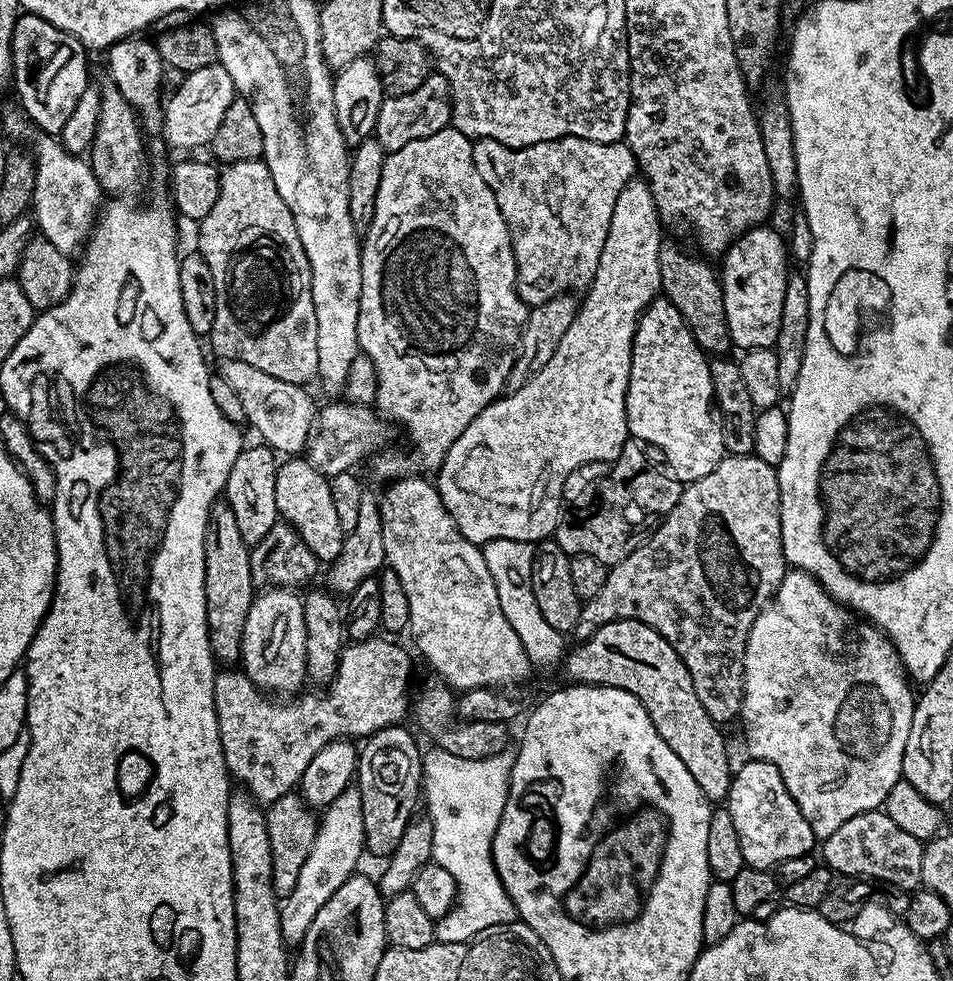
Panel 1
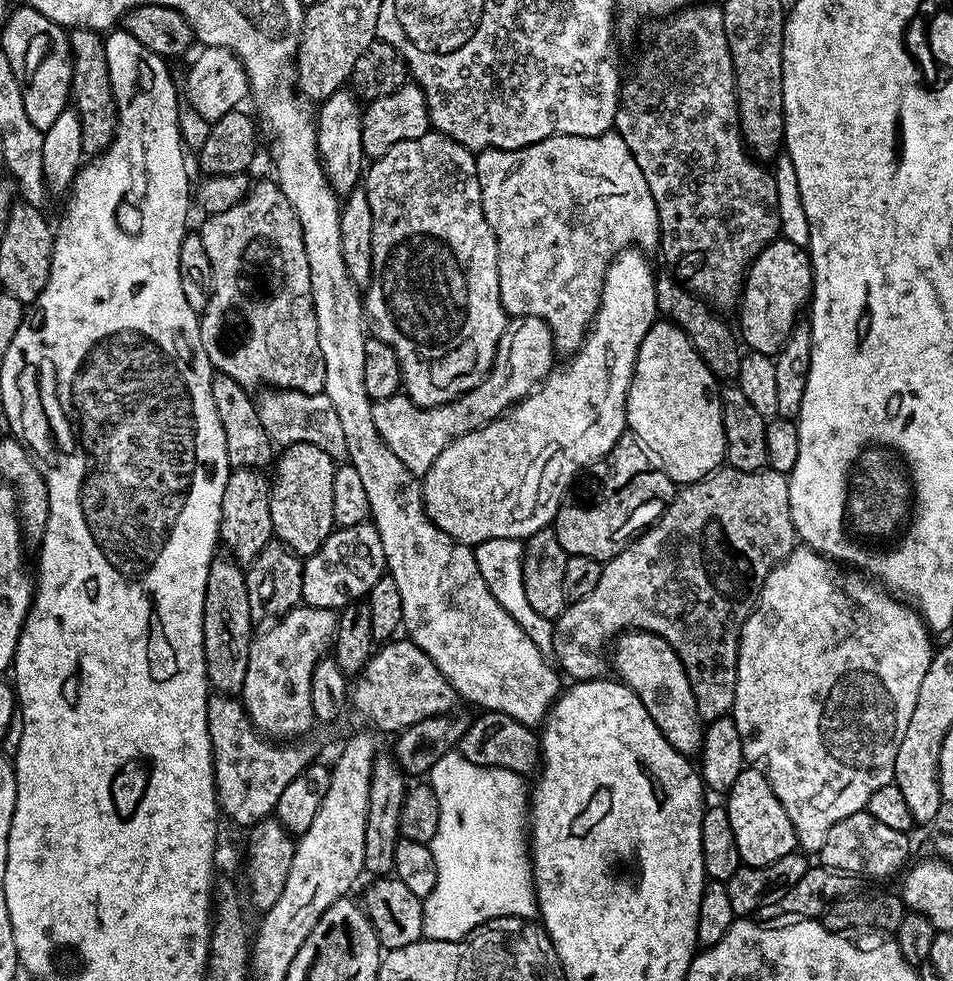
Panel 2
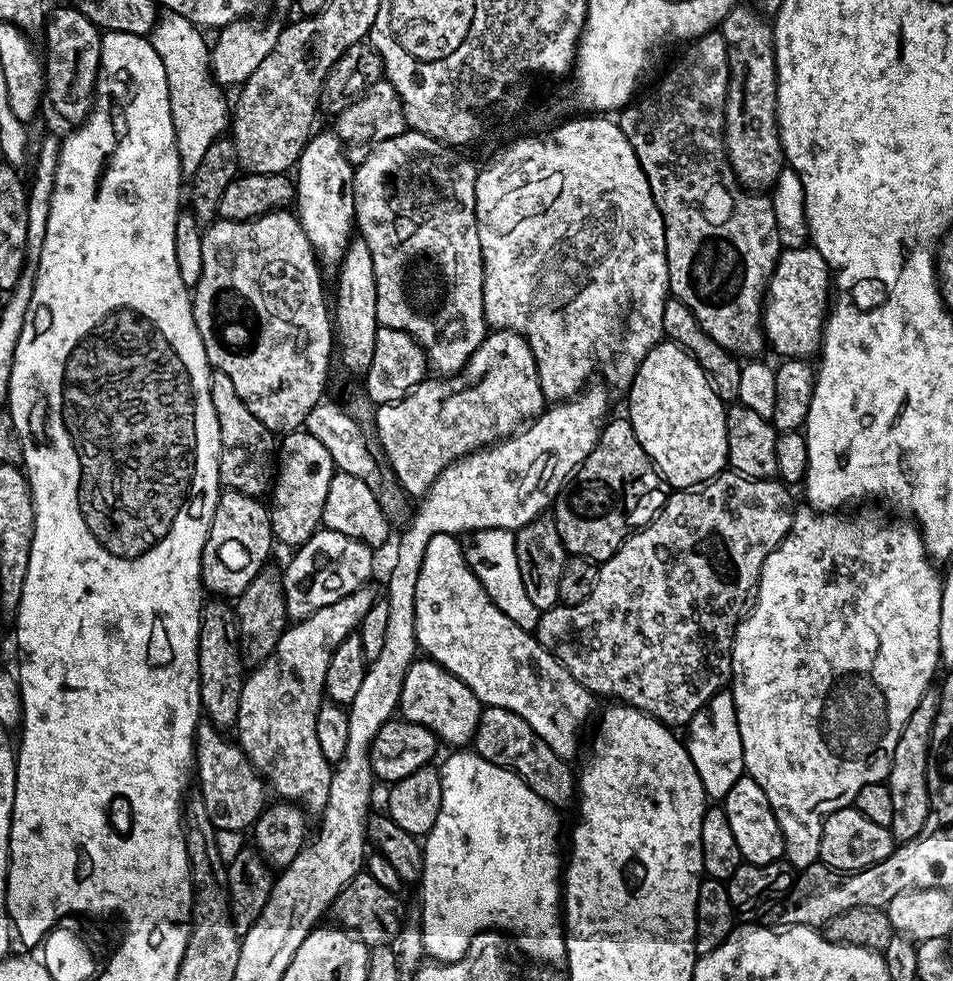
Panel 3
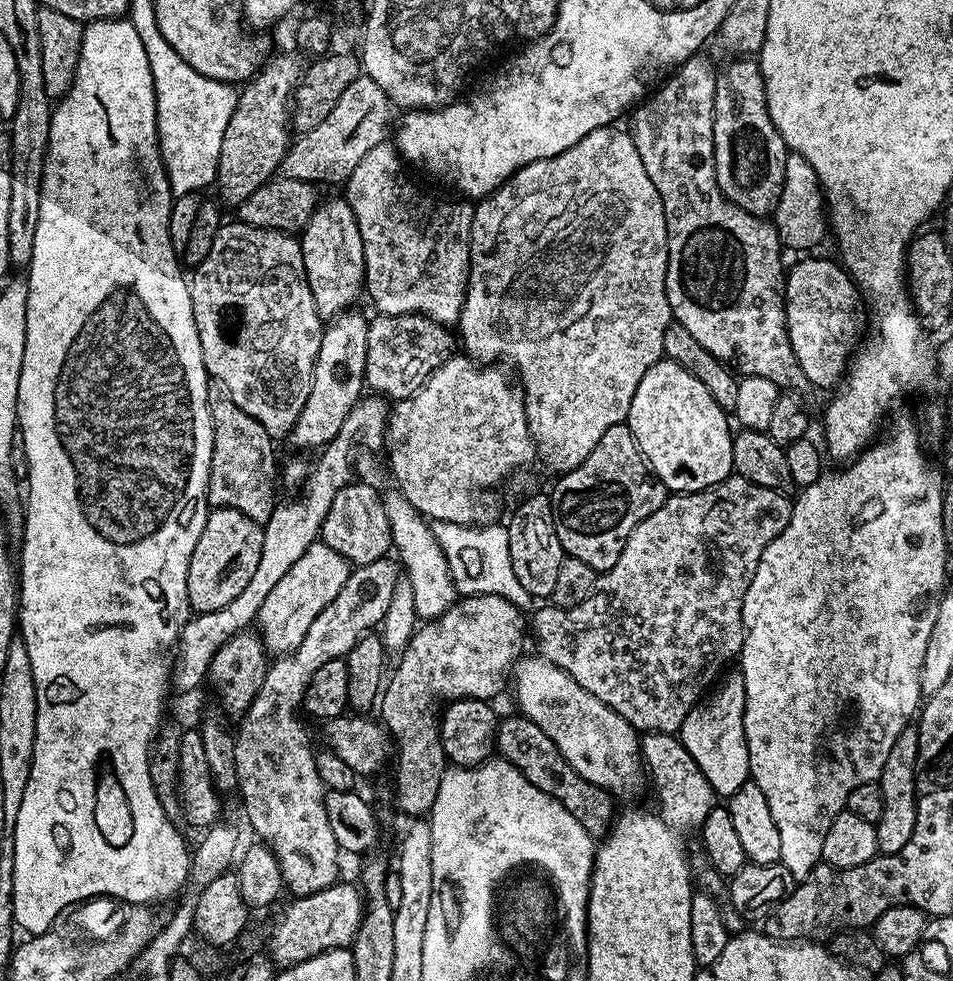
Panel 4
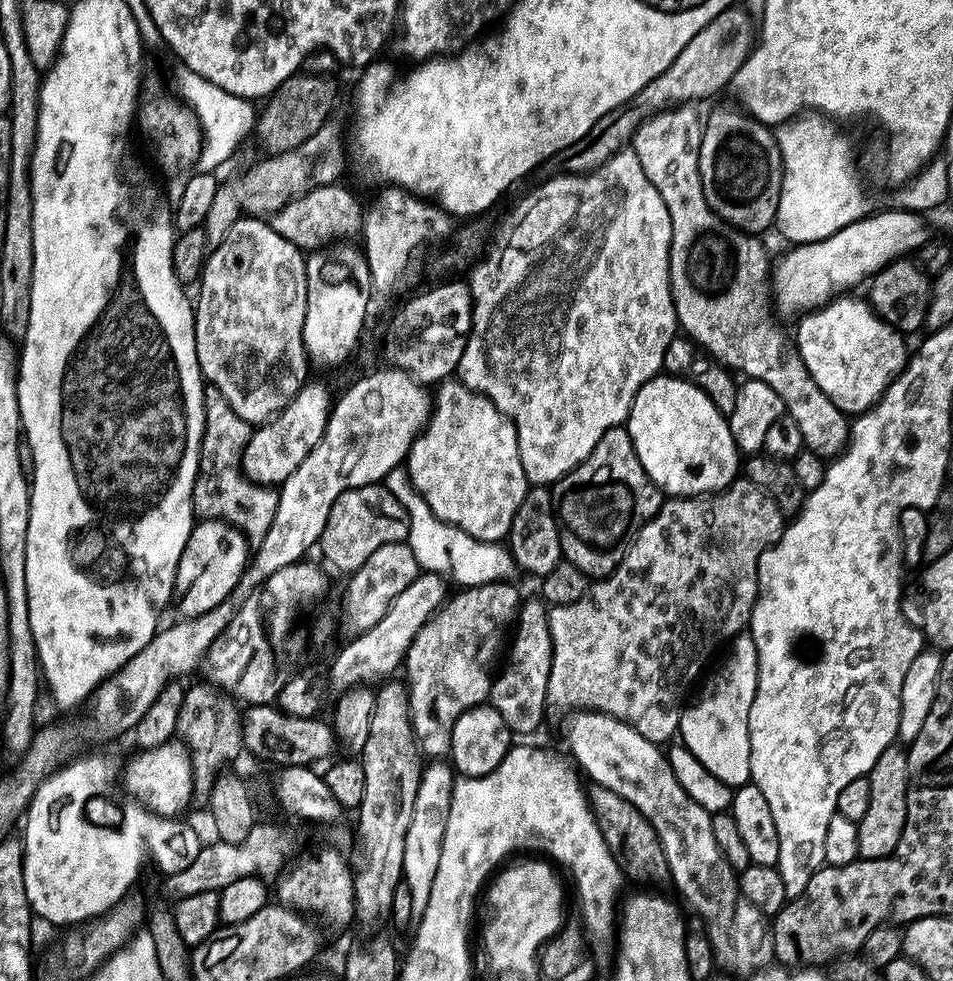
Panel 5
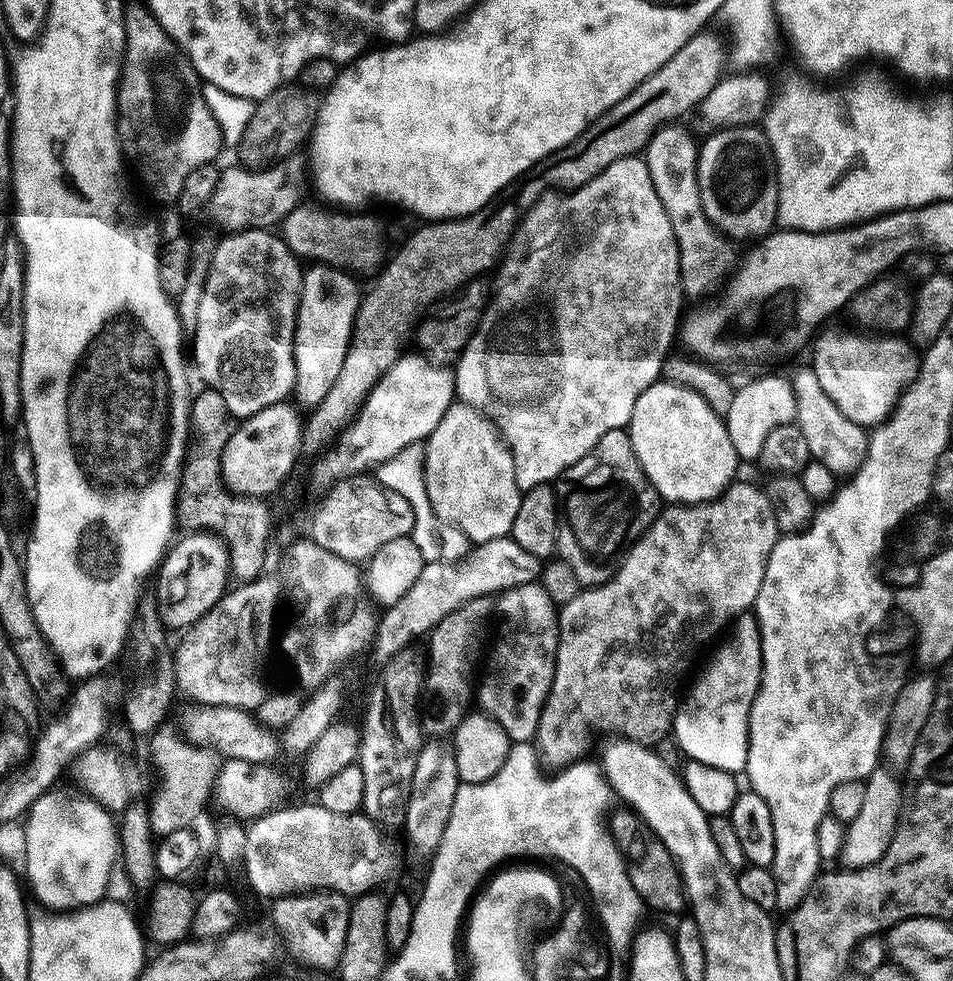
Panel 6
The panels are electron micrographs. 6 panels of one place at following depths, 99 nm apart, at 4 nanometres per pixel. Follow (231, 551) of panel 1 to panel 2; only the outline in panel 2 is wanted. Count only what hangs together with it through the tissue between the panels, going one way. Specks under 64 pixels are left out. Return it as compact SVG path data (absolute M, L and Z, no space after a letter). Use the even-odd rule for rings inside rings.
M213 557L207 572L206 596L203 599L203 658L209 687L223 695L239 695L245 684L249 648L254 639L254 621L250 614L245 588L245 571L229 557Z

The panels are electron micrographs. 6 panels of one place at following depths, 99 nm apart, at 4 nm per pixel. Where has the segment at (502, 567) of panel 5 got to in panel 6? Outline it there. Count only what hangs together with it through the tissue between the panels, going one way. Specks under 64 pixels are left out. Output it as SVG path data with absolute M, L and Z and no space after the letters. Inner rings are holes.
M411 446L404 449L399 455L385 460L383 463L375 465L375 479L380 481L380 485L389 488L392 492L402 494L406 502L410 502L410 510L414 510L414 526L412 527L411 538L416 543L427 563L437 563L438 561L455 562L463 559L470 550L470 541L460 530L457 532L444 532L442 534L442 548L440 548L439 531L436 528L438 523L436 516L432 513L430 498L426 494L426 482L424 481L424 450L420 446Z

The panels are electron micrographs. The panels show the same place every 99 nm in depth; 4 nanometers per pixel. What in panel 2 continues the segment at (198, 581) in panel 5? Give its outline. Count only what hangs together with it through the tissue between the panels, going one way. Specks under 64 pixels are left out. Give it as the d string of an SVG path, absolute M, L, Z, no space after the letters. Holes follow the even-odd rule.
M238 468L229 471L226 490L220 507L219 543L229 548L231 559L241 565L249 565L259 552L273 539L270 518L270 480L263 471L254 468Z

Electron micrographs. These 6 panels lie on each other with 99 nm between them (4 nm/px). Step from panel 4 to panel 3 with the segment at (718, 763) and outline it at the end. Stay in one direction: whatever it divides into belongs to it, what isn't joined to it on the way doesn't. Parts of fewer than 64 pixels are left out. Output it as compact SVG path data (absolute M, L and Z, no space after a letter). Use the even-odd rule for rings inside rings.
M721 690L715 692L708 699L708 704L702 706L702 710L698 710L698 714L694 714L692 721L686 726L686 732L688 732L686 747L690 758L694 762L694 770L698 770L698 778L702 778L705 797L723 798L730 790L730 786L734 786L734 782L738 782L738 778L745 775L742 734L738 734L738 714L734 710L734 698L731 691Z

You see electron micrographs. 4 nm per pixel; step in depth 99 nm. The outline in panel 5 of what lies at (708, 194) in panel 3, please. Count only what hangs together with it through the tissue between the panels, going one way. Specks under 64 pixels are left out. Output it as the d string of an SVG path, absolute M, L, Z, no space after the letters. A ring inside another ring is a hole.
M669 106L656 112L640 124L630 141L638 162L642 162L642 170L646 170L646 178L654 182L654 190L662 194L662 202L666 202L666 210L670 210L670 282L676 323L687 339L699 344L725 368L736 374L745 372L743 375L749 380L766 382L766 386L770 386L770 390L782 398L787 415L798 422L805 449L825 458L835 458L848 447L849 417L838 410L838 406L834 406L834 402L830 402L822 390L818 390L818 382L810 378L810 370L806 370L806 362L802 362L793 337L789 333L787 336L779 324L781 321L774 311L772 298L770 260L768 264L768 252L760 241L763 239L730 226L706 202L700 177L700 143L705 125L702 116L692 108L695 107Z

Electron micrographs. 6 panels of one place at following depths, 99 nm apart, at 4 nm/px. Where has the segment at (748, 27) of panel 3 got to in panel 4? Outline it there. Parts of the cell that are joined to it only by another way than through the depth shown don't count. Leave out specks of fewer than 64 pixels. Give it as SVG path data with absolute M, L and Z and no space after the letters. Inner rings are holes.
M732 58L723 65L716 78L714 90L714 170L716 181L724 197L734 206L755 216L767 217L775 213L784 189L784 175L790 149L782 134L774 126L766 106L764 79L760 73L760 62L756 58Z

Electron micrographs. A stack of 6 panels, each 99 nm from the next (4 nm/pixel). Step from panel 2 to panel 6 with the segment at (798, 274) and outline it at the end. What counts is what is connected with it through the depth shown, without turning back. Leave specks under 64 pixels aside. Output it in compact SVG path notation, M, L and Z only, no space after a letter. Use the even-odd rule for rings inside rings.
M824 336L815 341L816 353L810 361L810 367L818 382L822 382L822 390L830 402L834 402L850 422L861 424L866 430L883 424L892 415L900 397L920 371L920 360L911 345L894 340L898 338L872 339L876 340L855 340L852 336L843 340L840 336Z

